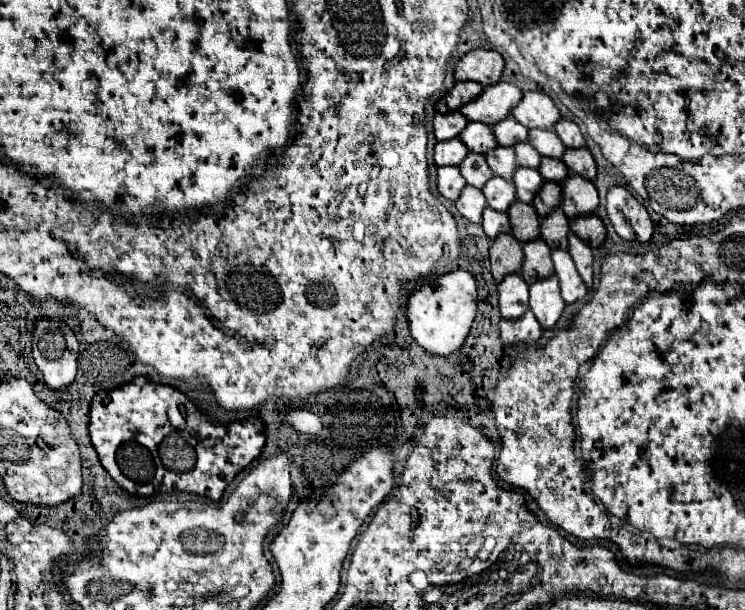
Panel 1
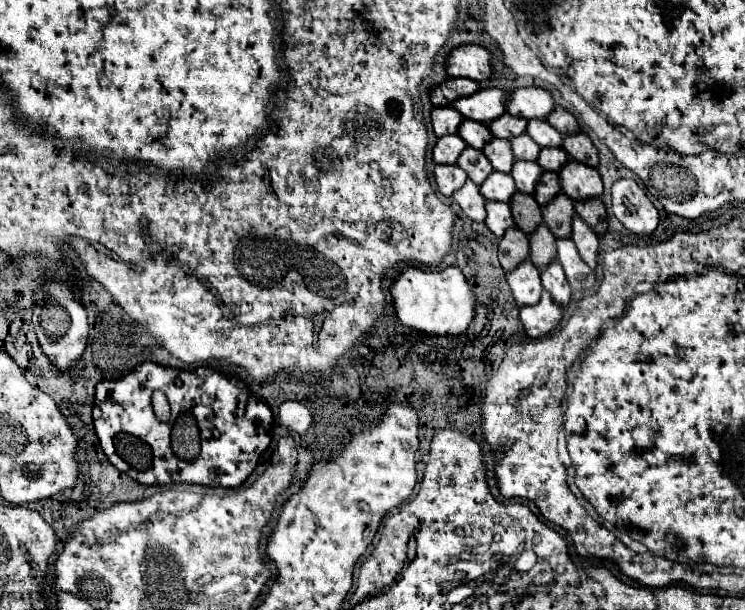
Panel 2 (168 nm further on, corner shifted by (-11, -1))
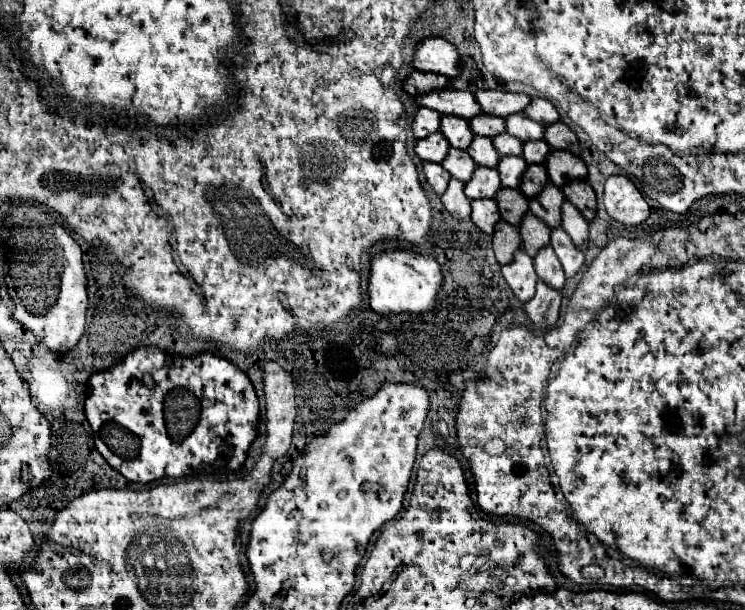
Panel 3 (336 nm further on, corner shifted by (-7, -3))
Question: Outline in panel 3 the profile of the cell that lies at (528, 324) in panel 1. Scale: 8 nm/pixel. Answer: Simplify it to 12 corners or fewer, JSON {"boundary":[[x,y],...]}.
{"boundary":[[539,280],[525,310],[535,326],[557,322],[561,292]]}

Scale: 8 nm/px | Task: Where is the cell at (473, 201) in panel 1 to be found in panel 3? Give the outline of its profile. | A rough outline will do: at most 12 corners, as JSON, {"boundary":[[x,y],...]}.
{"boundary":[[449,180],[441,194],[445,210],[457,220],[469,218],[471,200],[463,182]]}

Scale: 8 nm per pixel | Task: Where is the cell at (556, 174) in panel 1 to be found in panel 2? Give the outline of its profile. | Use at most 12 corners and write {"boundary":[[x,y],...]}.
{"boundary":[[543,148],[539,166],[559,172],[569,156],[563,148]]}

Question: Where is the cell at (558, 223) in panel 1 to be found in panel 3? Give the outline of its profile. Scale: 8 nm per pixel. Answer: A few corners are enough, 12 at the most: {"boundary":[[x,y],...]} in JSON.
{"boundary":[[545,184],[529,198],[529,212],[549,228],[561,224],[565,196],[555,184]]}

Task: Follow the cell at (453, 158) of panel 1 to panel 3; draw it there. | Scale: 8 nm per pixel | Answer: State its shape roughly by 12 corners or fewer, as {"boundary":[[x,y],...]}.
{"boundary":[[441,132],[417,140],[421,160],[441,162],[449,144]]}

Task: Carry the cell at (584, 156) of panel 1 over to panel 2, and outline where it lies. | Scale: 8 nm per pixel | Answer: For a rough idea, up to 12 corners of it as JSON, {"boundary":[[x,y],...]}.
{"boundary":[[583,132],[563,138],[563,150],[577,162],[599,166],[599,154]]}

